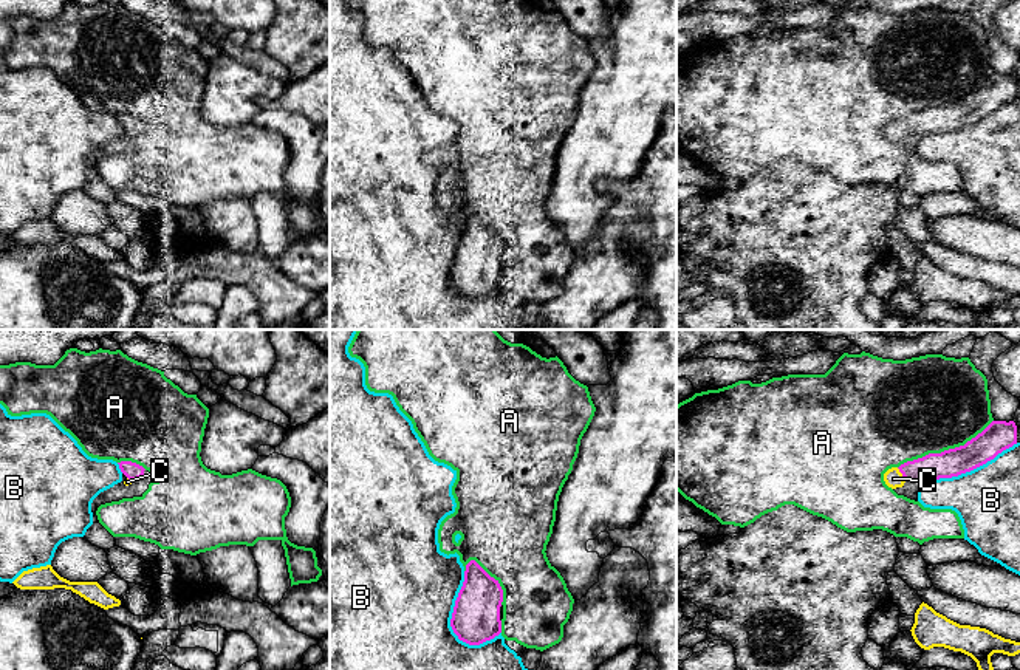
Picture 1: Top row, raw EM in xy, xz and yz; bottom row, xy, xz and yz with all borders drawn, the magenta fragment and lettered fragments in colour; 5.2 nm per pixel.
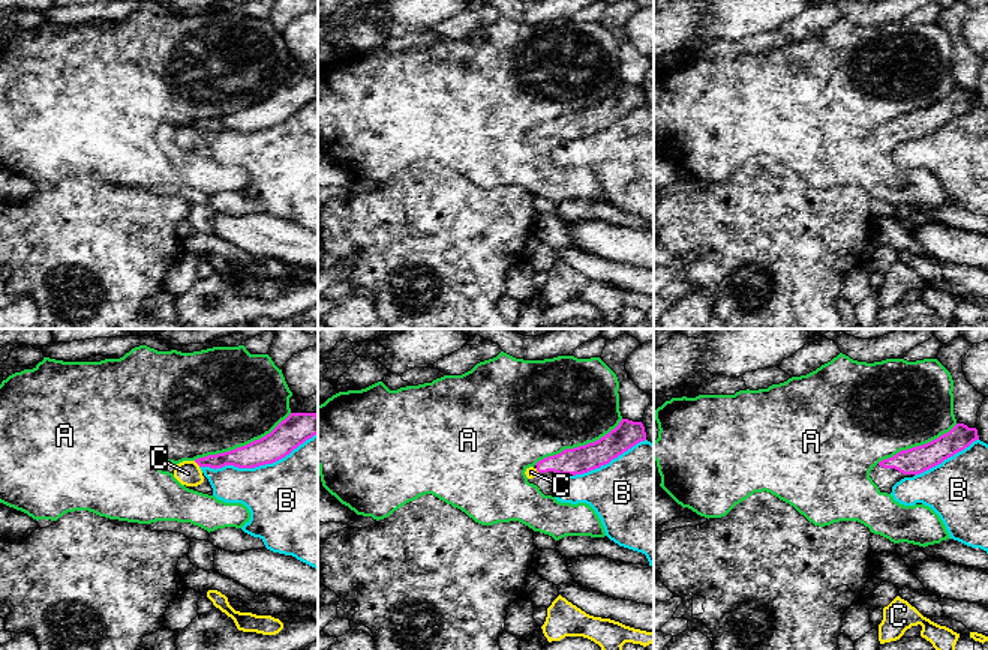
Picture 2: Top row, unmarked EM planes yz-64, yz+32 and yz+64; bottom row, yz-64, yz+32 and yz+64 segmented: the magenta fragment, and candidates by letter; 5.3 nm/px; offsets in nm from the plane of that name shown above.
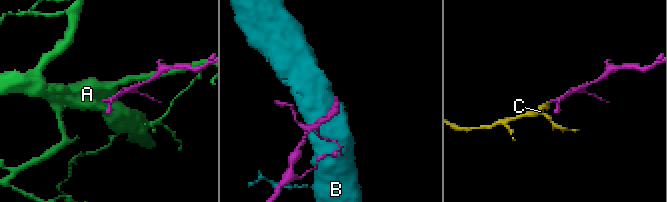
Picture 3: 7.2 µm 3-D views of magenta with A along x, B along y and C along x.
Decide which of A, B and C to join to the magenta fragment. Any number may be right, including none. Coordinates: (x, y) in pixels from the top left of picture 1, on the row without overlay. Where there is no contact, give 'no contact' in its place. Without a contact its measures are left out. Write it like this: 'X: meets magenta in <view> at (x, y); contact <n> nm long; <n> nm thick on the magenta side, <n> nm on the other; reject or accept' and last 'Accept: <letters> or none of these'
A: meets magenta in yz at (944, 104); contact 550 nm long; 150 nm thick on the magenta side, 500 nm on the other; reject
B: meets magenta in xz at (452, 268); contact 400 nm long; 260 nm thick on the magenta side, 500 nm on the other; reject
C: meets magenta in yz at (901, 126); contact 80 nm long; 140 nm thick on the magenta side, 100 nm on the other; accept
Accept: C

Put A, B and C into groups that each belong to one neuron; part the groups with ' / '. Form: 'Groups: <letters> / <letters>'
Groups: A / B / C

